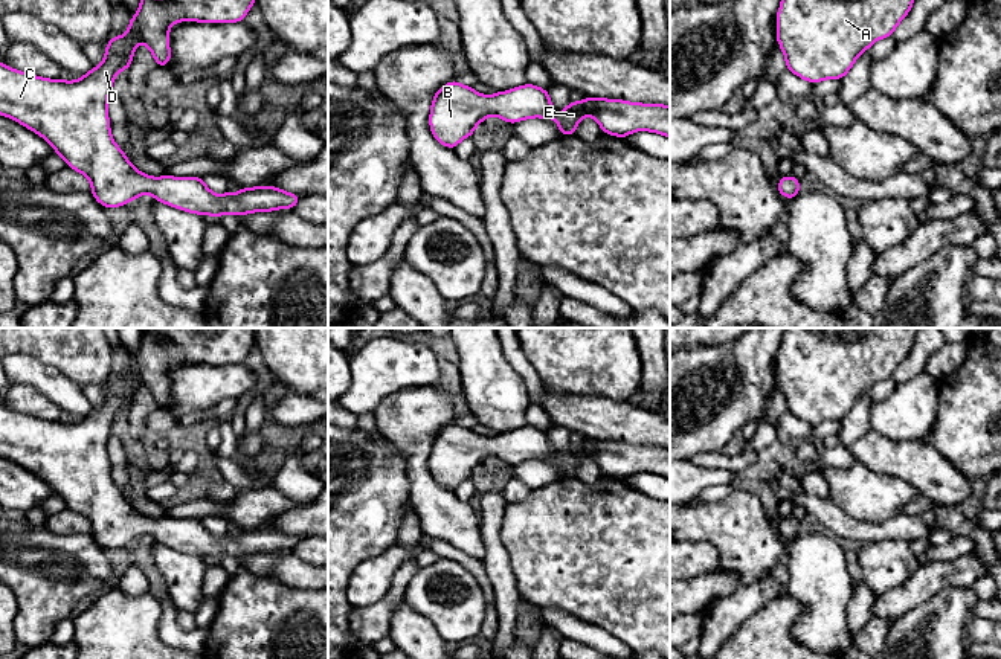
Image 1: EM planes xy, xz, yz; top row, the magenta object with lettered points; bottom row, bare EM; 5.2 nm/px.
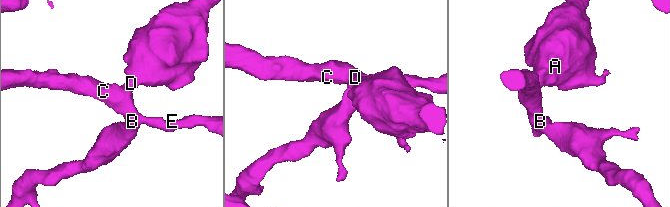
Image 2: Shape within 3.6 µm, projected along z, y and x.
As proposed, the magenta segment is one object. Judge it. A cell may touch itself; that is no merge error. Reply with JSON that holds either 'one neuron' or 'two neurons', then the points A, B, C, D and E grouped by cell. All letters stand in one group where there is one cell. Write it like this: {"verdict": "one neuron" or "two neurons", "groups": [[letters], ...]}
{"verdict": "one neuron", "groups": [["A", "B", "C", "D", "E"]]}

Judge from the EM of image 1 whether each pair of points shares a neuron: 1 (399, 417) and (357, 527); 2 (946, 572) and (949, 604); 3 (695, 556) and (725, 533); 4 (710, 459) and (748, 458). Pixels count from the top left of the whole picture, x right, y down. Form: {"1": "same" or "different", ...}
{"1": "different", "2": "different", "3": "different", "4": "same"}

